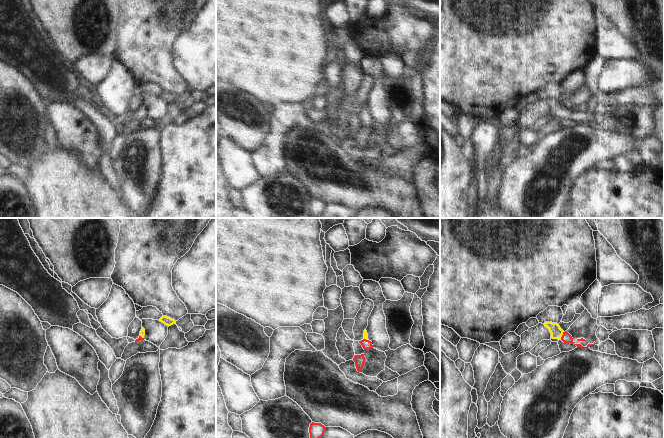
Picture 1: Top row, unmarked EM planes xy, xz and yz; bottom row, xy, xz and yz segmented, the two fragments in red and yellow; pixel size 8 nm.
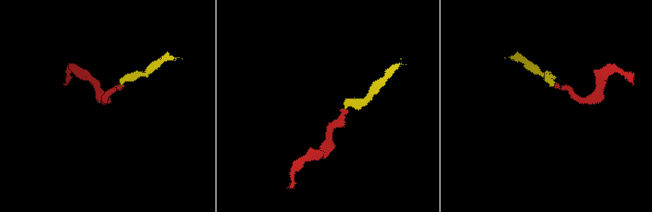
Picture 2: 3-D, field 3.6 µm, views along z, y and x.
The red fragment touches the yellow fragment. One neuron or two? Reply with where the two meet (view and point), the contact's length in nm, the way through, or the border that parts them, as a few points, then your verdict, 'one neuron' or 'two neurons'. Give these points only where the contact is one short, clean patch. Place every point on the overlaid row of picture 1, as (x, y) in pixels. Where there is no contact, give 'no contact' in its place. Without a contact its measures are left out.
contact yz (562, 335); length 80 nm; way yz (566, 337), (562, 335), (556, 332); one neuron

